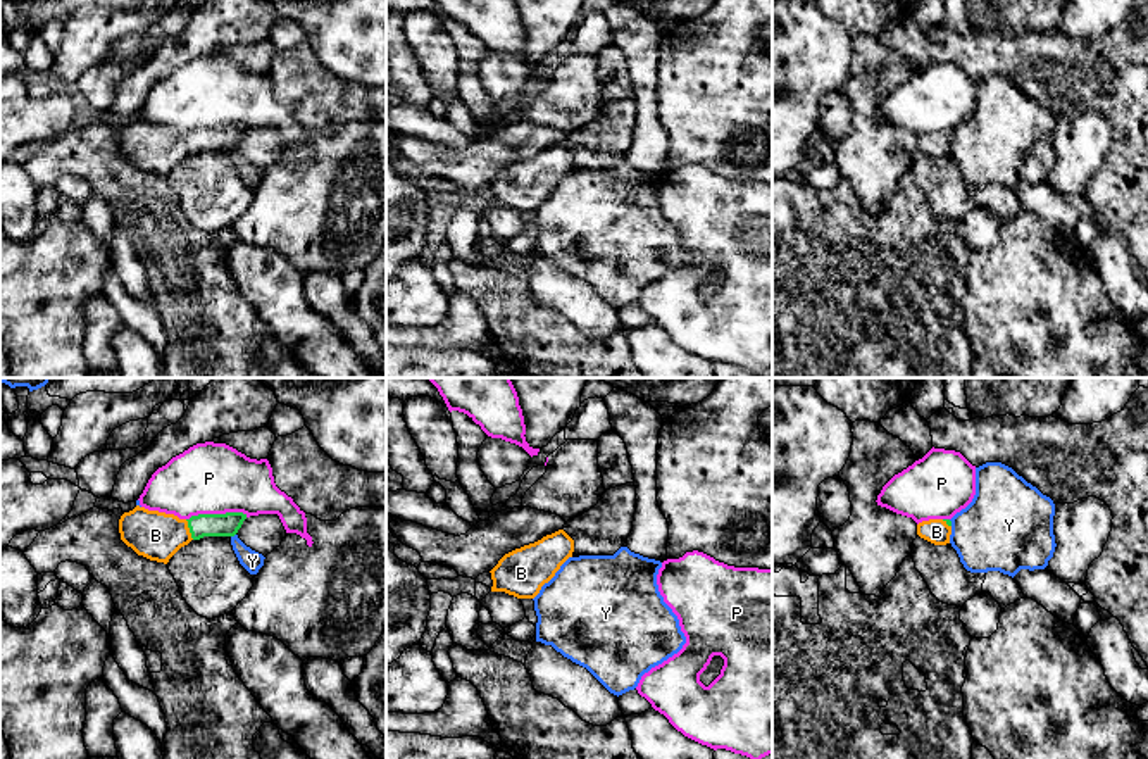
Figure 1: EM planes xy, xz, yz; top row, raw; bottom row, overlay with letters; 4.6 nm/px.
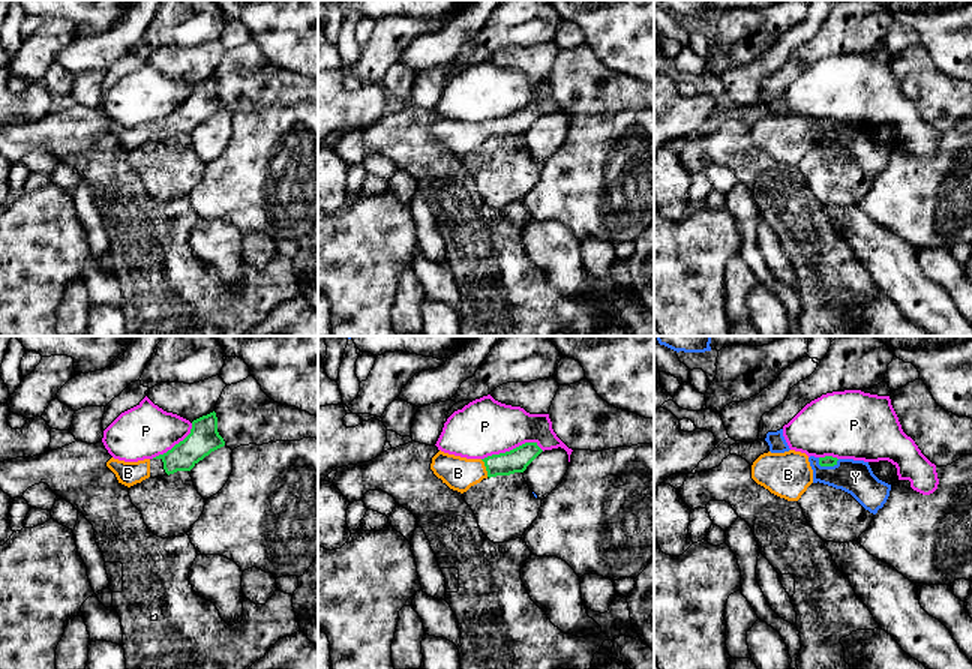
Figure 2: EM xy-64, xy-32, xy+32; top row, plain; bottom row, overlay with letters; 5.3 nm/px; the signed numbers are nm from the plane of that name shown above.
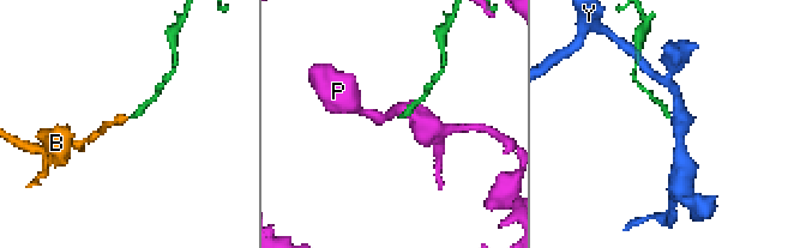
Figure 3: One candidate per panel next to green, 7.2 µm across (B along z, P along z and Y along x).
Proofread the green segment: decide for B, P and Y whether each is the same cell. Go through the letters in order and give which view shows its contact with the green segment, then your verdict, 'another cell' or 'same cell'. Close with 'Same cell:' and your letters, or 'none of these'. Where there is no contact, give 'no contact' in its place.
B: xy | same cell
P: xy | another cell
Y: xy | another cell
Same cell: B

